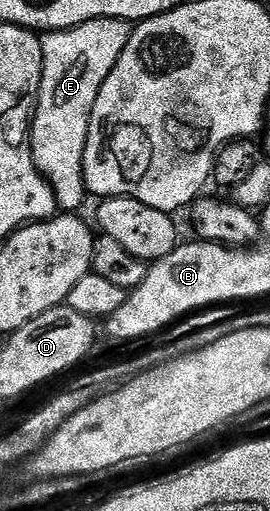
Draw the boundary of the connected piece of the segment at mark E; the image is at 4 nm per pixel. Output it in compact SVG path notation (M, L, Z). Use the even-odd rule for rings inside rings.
M104 17L76 25L74 29L49 31L41 37L43 47L43 75L41 90L37 96L37 112L33 115L31 126L31 144L35 167L45 176L45 181L53 189L58 210L76 214L77 209L87 198L85 176L83 175L83 151L87 147L87 131L95 99L115 63L123 55L129 42L130 22L120 21L114 17Z

